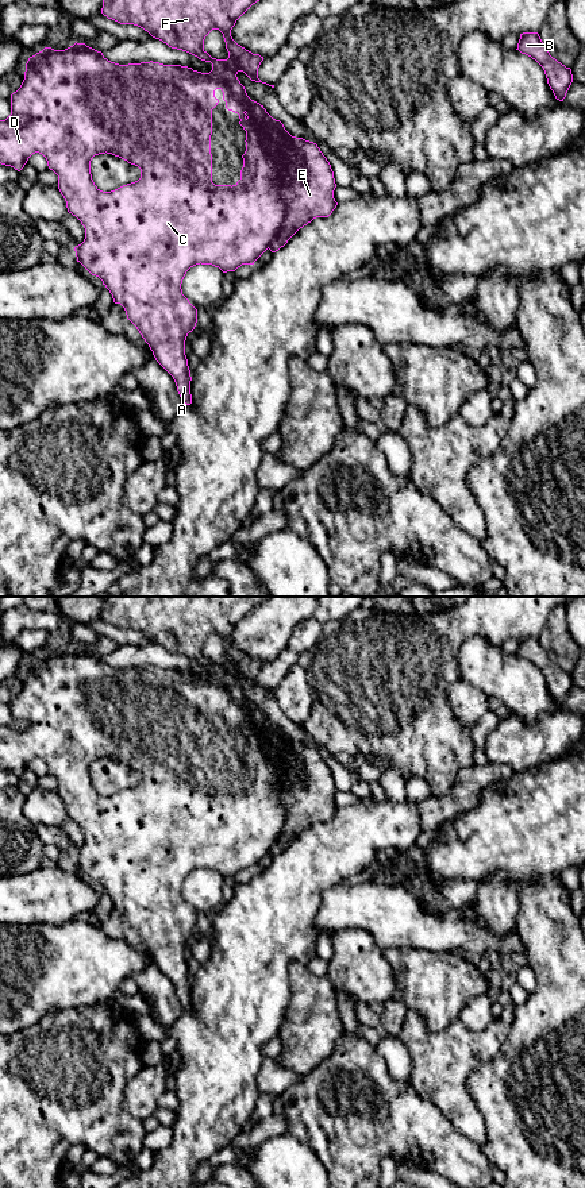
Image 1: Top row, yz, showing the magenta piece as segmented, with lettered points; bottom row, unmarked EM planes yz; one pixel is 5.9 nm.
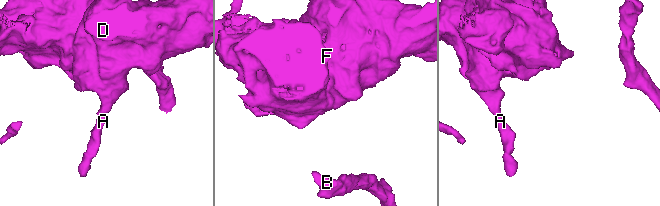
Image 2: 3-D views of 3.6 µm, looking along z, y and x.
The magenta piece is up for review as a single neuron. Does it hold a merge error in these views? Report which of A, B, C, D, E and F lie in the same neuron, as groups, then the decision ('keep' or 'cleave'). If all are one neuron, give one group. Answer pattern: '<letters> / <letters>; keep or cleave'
A C D / B E F; cleave

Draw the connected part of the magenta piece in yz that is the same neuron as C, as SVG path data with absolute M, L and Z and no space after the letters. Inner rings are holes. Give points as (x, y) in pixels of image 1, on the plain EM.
M77 647L65 655L45 652L42 656L28 663L24 684L20 693L11 699L11 720L5 725L0 725L0 768L20 776L32 759L39 757L46 763L49 774L58 780L58 794L66 806L68 817L76 821L85 833L84 846L74 852L77 867L80 867L92 880L99 882L112 899L113 907L120 909L124 913L127 923L136 932L145 946L149 949L155 965L173 981L177 996L182 1007L186 1010L192 1008L192 981L185 960L185 945L188 938L196 932L197 914L182 899L182 884L190 872L200 868L219 872L223 878L235 876L242 869L254 869L254 867L269 853L270 846L274 844L285 822L285 807L281 805L277 791L288 775L276 764L276 759L284 748L286 748L285 742L280 744L273 737L268 737L263 732L258 733L253 726L247 725L245 710L234 705L222 688L201 680L192 672L163 670L153 666L119 670L108 666L101 656ZM216 694L223 697L226 713L239 720L239 729L246 736L246 756L242 760L243 772L240 775L240 784L232 791L215 790L212 787L211 740L212 714L219 707L215 702ZM105 757L138 771L141 774L141 783L111 796L100 795L92 784L91 765L95 760Z

